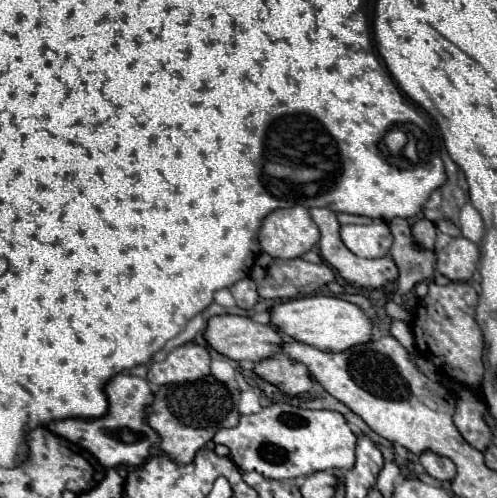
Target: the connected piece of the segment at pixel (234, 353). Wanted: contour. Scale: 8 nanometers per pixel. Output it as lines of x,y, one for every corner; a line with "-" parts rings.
216,315
216,317
208,319
204,339
212,349
216,349
220,355
224,355
228,359
234,359
234,361
248,359
254,363
262,361
266,357
274,357
282,345
282,337
272,325
260,325
260,323
254,323
248,317
240,317
240,315

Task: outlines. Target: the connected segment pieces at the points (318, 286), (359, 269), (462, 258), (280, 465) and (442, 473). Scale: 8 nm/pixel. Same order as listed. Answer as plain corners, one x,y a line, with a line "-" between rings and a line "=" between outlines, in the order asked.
266,253
258,255
250,277
256,281
258,295
262,299
294,299
300,295
314,295
322,291
328,281
336,281
336,273
324,263
316,265
316,263
306,263
302,259
274,259
=
310,209
310,215
314,219
314,223
318,225
320,229
320,241
318,241
318,251
320,251
320,257
332,267
336,269
336,273
350,285
354,287
364,287
364,289
380,289
384,287
386,283
398,279
398,267
394,263
394,259
390,255
386,257
378,257
378,259
364,259
364,257
358,257
354,255
352,251
346,249
346,245
342,243
340,239
340,223
336,219
336,213
330,211
330,209
=
454,237
446,247
436,251
438,271
450,281
472,279
478,265
478,245
466,237
=
274,403
260,413
242,415
236,427
214,435
214,443
230,449
230,459
242,471
256,471
268,479
296,479
314,471
352,469
356,453
356,433
338,411
310,411
290,403
=
426,451
424,455
420,455
420,463
426,469
428,475
432,475
438,481
452,481
456,475
456,467
450,459
434,455
430,451

